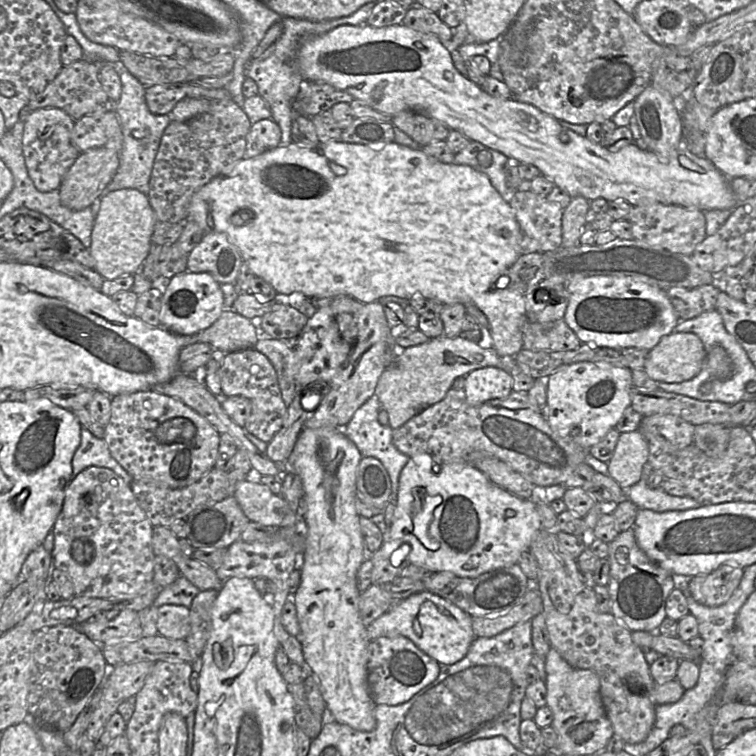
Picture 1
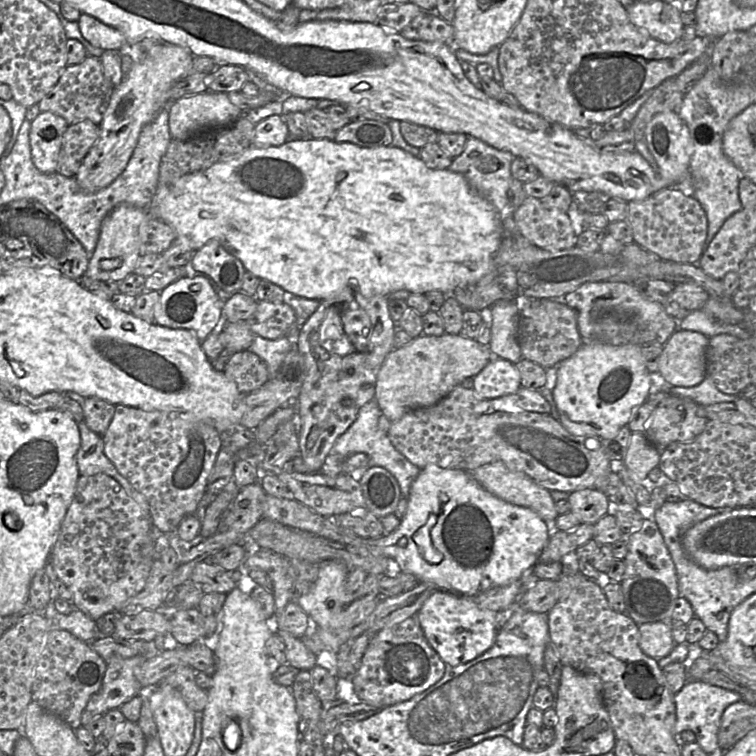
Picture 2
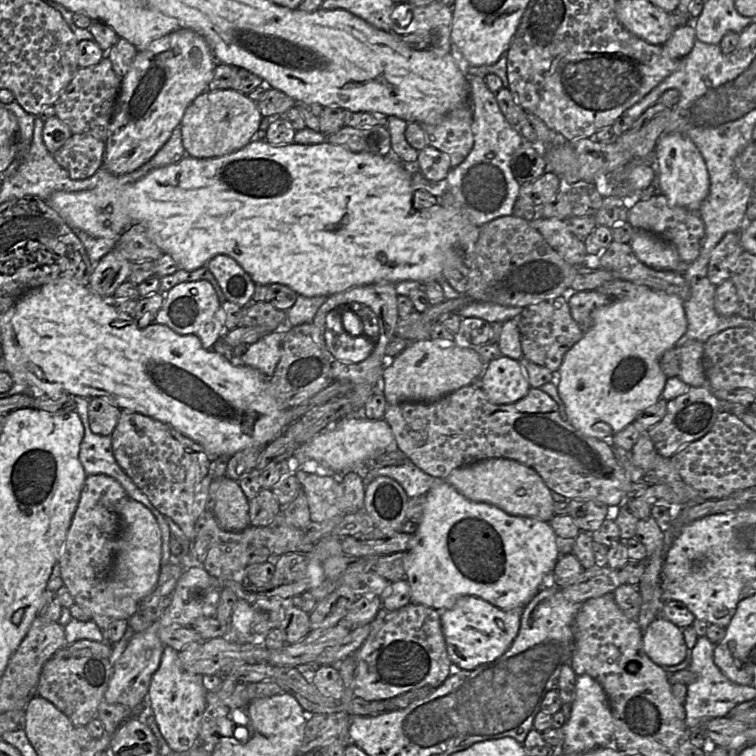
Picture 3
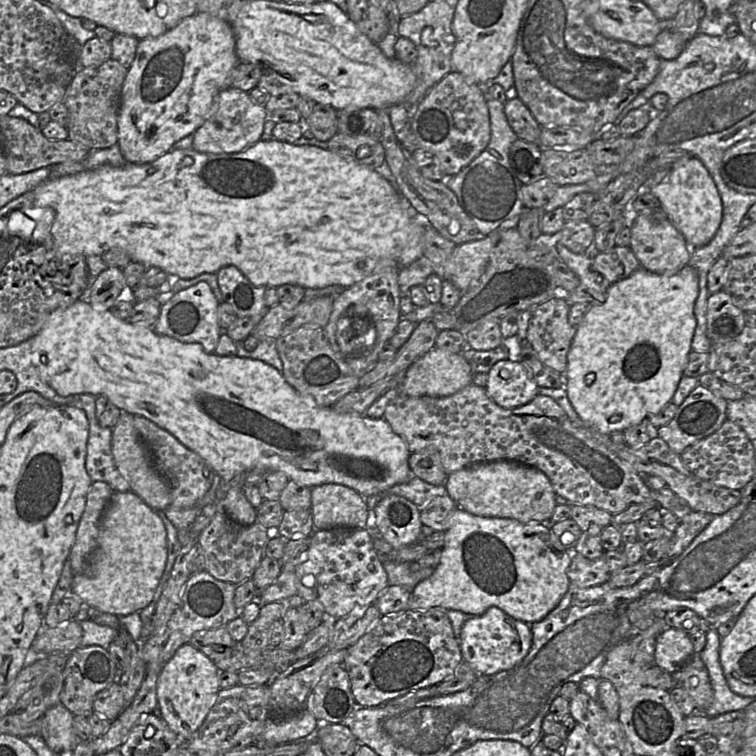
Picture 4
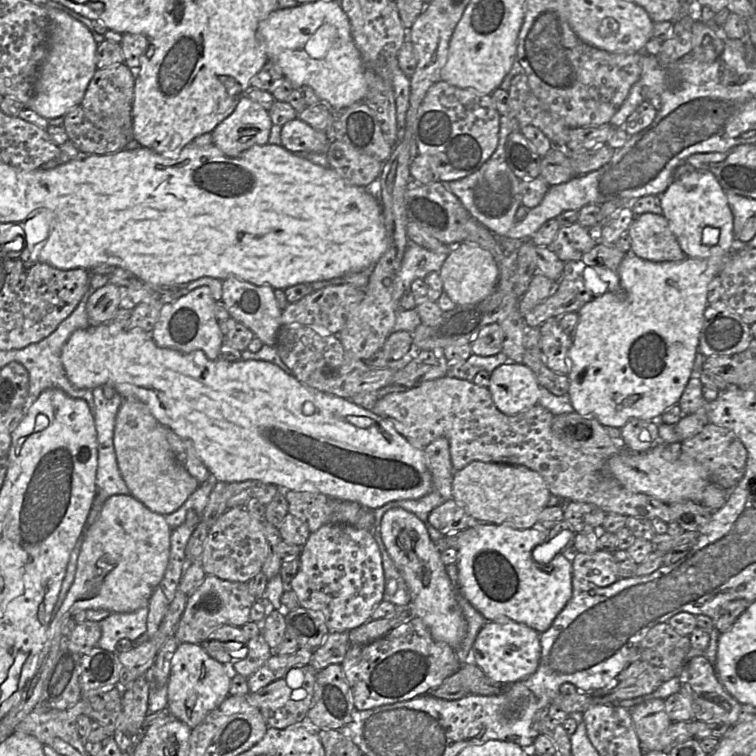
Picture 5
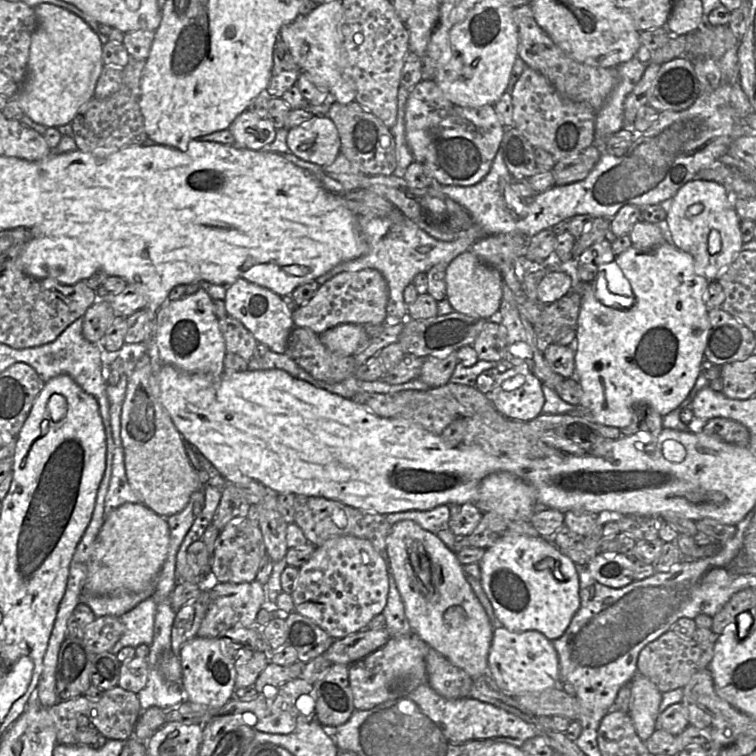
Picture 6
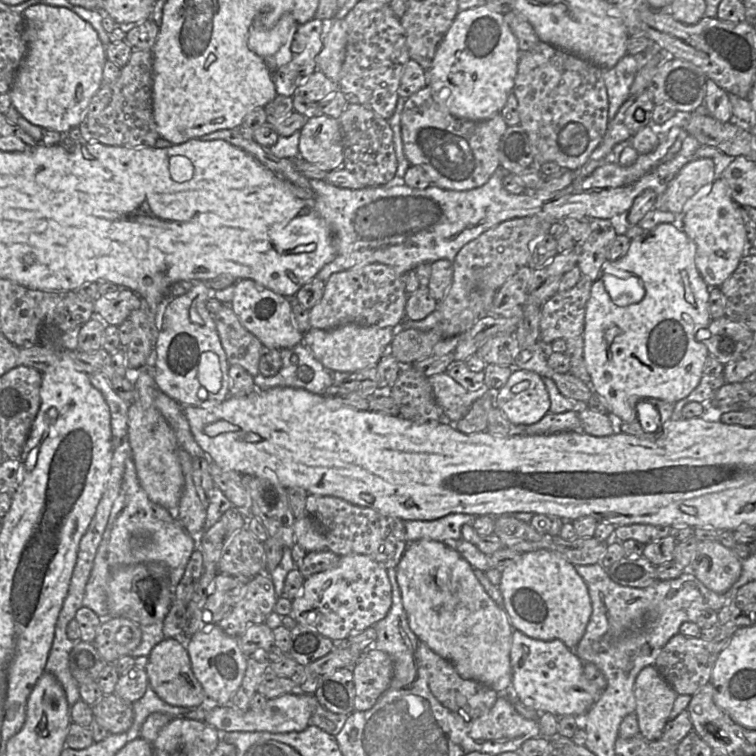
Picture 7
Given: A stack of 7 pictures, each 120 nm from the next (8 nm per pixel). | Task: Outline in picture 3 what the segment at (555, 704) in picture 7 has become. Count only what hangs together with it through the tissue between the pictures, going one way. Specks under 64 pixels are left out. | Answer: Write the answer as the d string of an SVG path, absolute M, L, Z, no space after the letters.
M474 596L458 598L454 607L442 611L440 617L447 653L453 666L460 670L473 670L502 656L519 633L522 610L504 611Z

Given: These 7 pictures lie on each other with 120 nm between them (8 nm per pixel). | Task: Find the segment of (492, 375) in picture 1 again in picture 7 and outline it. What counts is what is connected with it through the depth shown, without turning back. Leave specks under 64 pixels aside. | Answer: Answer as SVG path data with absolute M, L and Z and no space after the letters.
M514 369L506 383L495 392L495 406L515 425L540 421L550 408L542 377L533 371Z

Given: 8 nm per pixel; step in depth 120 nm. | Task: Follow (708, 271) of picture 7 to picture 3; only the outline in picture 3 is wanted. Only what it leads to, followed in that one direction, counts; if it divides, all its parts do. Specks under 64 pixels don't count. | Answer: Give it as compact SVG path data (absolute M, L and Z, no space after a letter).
M681 133L663 134L654 149L661 192L673 204L698 211L710 189L705 161L691 139Z

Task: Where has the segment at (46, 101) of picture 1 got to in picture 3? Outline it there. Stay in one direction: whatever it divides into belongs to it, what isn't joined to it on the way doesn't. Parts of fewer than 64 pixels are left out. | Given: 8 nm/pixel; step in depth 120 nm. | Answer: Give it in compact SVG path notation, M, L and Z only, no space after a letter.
M106 54L96 65L86 68L79 67L53 105L55 116L69 127L72 134L86 133L105 142L116 110L121 82L122 79L114 72Z

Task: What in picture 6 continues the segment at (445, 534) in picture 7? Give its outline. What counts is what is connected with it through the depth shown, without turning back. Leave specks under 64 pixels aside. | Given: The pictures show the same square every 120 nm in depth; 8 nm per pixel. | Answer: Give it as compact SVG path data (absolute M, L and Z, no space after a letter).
M447 504L438 505L430 510L408 510L386 514L386 520L390 525L400 520L412 520L425 530L434 534L448 528L450 520L450 508Z

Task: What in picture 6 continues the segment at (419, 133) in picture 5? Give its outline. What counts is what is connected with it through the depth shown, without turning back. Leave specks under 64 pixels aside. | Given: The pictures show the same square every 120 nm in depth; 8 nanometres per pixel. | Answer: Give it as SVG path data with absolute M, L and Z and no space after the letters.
M422 79L409 92L405 105L405 136L414 161L421 163L434 183L472 186L490 171L505 127L494 105L461 107L450 102L434 79Z

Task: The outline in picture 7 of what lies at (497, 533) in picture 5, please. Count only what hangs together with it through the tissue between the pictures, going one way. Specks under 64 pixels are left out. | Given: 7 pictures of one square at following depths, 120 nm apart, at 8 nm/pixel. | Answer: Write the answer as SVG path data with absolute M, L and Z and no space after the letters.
M546 549L524 552L501 571L498 587L514 629L538 640L560 640L571 650L577 647L593 608L585 581L563 555Z

